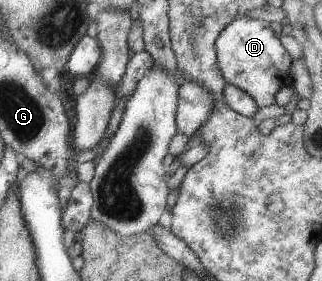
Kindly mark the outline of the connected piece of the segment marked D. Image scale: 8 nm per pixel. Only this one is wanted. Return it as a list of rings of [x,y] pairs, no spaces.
[[[242,16],[234,18],[214,41],[216,65],[224,81],[247,93],[257,107],[274,104],[276,91],[284,86],[292,86],[290,65],[293,59],[282,46],[278,35],[270,28],[270,23]]]

